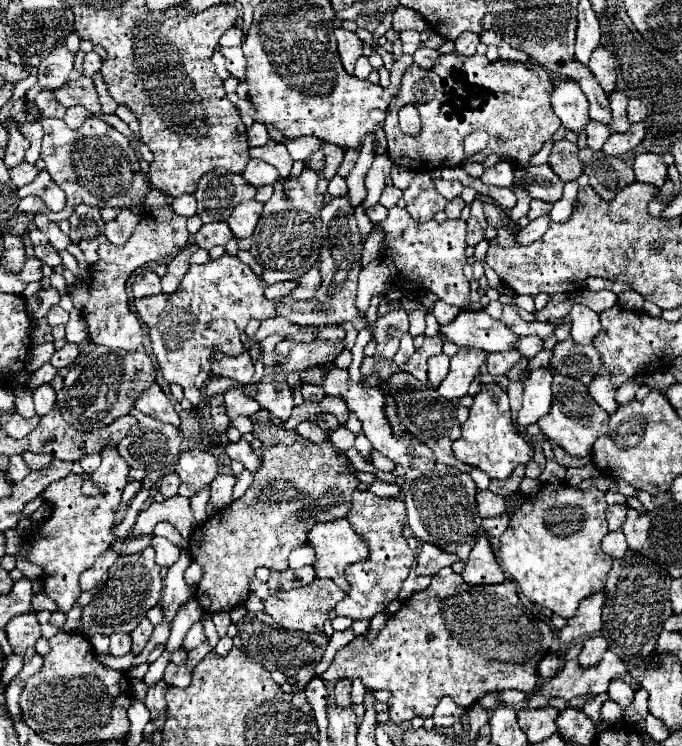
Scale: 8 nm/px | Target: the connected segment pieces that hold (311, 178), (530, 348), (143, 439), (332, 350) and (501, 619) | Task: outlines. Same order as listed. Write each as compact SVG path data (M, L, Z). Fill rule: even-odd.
M304 168L300 176L278 178L274 182L274 194L264 204L262 216L252 234L252 256L264 268L262 278L268 284L298 280L318 260L320 252L320 210L324 206L324 194L316 188L316 172Z
M520 336L516 342L516 350L526 356L528 360L536 358L536 354L544 348L544 340L538 336Z
M130 412L138 424L118 444L118 454L128 462L130 468L160 470L162 464L170 466L180 454L180 432L178 428L154 420L138 412Z
M285 339L276 345L276 355L285 358L279 363L280 374L290 374L294 370L306 370L312 366L322 366L334 362L334 358L344 350L344 342L322 342L314 340L310 344Z
M444 568L432 578L426 590L414 592L402 602L402 608L388 618L386 626L376 634L374 640L370 640L368 634L362 634L338 650L334 662L322 676L330 682L360 678L370 690L390 690L390 720L394 724L404 724L410 722L414 714L420 718L432 716L436 704L444 696L450 696L458 706L468 708L492 690L516 688L522 692L532 692L532 686L538 682L538 674L532 672L532 652L546 650L550 642L552 628L524 608L512 580L496 586L470 586L452 568Z

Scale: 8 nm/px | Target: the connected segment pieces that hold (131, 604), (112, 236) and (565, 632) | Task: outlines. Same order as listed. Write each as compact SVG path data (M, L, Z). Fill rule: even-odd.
M149 546L136 558L132 556L120 556L108 570L108 576L100 582L100 586L92 592L92 600L88 606L82 610L82 630L84 634L104 634L110 636L112 632L132 632L140 618L146 616L146 612L158 604L160 592L162 592L162 578L160 578L160 568L156 566L155 551ZM112 594L118 594L110 598Z
M120 210L120 214L106 222L106 236L112 244L120 246L124 242L128 242L128 238L132 236L132 230L138 226L140 222L140 214L132 212L132 210Z
M598 590L596 594L584 598L584 602L580 602L580 610L576 612L576 616L572 620L568 620L568 624L558 632L558 638L562 642L570 642L582 634L594 634L602 628L602 610L604 610L604 602L606 602L606 592Z

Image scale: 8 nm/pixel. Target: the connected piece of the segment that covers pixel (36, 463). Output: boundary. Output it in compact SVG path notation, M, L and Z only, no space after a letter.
M24 452L22 458L24 458L24 462L28 464L28 468L34 470L34 472L46 468L46 466L52 462L52 456L48 456L48 454L32 454L32 452Z

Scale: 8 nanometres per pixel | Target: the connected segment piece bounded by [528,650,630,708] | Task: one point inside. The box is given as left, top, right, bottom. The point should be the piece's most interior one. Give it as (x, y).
(573, 680)

